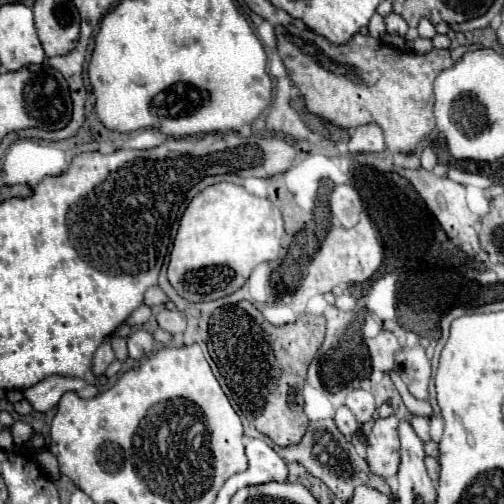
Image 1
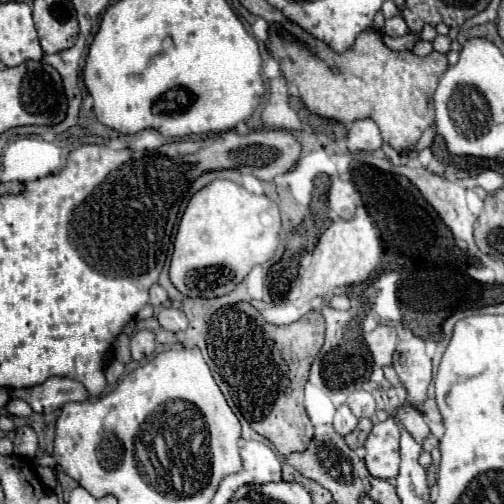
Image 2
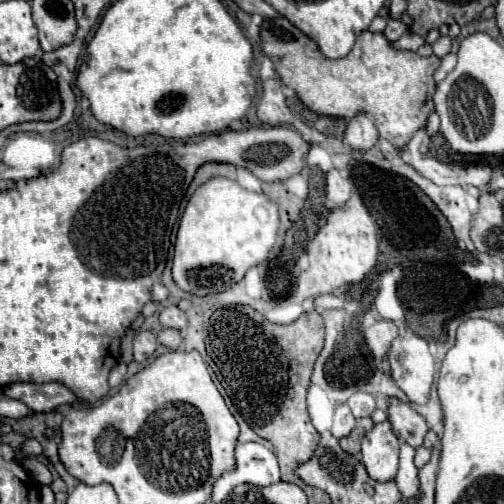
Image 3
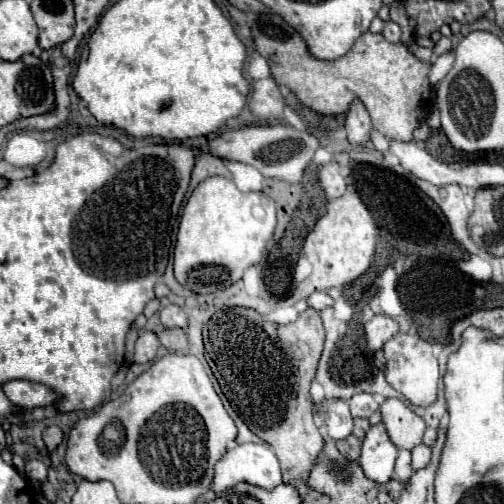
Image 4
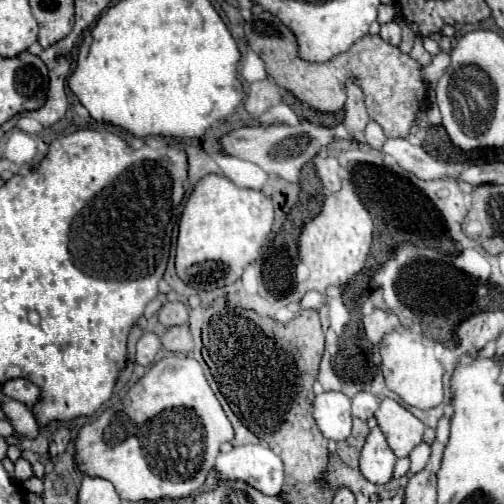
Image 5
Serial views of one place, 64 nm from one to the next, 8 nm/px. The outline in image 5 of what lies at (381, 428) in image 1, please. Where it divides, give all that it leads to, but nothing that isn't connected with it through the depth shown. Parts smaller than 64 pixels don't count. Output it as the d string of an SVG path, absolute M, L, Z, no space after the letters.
M378 426L372 428L360 452L360 472L364 474L366 480L374 484L386 484L392 478L394 462L396 456L392 448L388 448L382 430Z

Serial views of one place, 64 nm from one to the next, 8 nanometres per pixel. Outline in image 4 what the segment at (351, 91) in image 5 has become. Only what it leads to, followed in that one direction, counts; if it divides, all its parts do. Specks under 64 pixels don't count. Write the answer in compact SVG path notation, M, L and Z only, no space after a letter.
M358 100L352 104L350 112L346 114L346 132L348 132L348 142L354 146L362 146L370 142L370 134L374 132L372 120L364 108L364 104L360 104Z

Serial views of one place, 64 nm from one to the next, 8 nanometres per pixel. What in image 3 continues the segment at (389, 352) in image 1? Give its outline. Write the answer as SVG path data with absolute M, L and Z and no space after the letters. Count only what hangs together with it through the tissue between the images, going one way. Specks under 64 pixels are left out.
M380 320L374 326L370 326L370 328L364 330L366 344L368 344L368 348L372 350L372 354L374 354L374 358L378 362L380 360L386 360L388 350L390 350L390 344L392 344L392 340L396 336L398 336L396 324L394 322L388 322L388 320Z

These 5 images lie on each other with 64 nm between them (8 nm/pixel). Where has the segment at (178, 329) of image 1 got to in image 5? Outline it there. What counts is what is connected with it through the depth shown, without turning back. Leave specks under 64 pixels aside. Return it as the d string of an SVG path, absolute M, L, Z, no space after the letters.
M166 302L158 314L158 320L164 326L180 326L188 320L188 310L182 302Z

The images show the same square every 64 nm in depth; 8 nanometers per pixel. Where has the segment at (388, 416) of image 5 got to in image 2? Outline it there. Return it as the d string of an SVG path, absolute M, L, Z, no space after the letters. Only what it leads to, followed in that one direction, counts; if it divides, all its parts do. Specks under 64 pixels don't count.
M402 406L396 414L394 414L394 418L396 420L400 420L404 426L406 426L406 430L418 440L418 442L424 442L424 438L428 436L428 424L426 424L426 420L424 420L424 416L422 416L422 412L420 410L416 410L416 408L412 408L412 406Z

